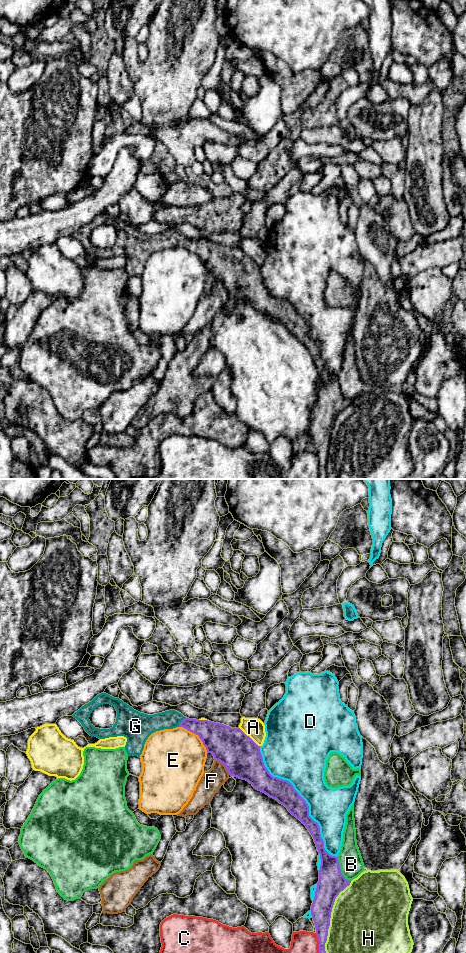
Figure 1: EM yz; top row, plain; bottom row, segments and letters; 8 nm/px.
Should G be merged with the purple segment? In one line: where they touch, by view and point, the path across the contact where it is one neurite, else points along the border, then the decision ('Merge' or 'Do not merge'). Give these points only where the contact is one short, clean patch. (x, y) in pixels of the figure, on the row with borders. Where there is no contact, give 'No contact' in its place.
Touches purple at yz (180, 722). Path across: yz (209, 732), (203, 728), (180, 722), (155, 722), (149, 724). Merge

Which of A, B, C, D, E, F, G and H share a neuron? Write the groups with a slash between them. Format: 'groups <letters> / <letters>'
groups A / B / C / D / E / F / G / H

